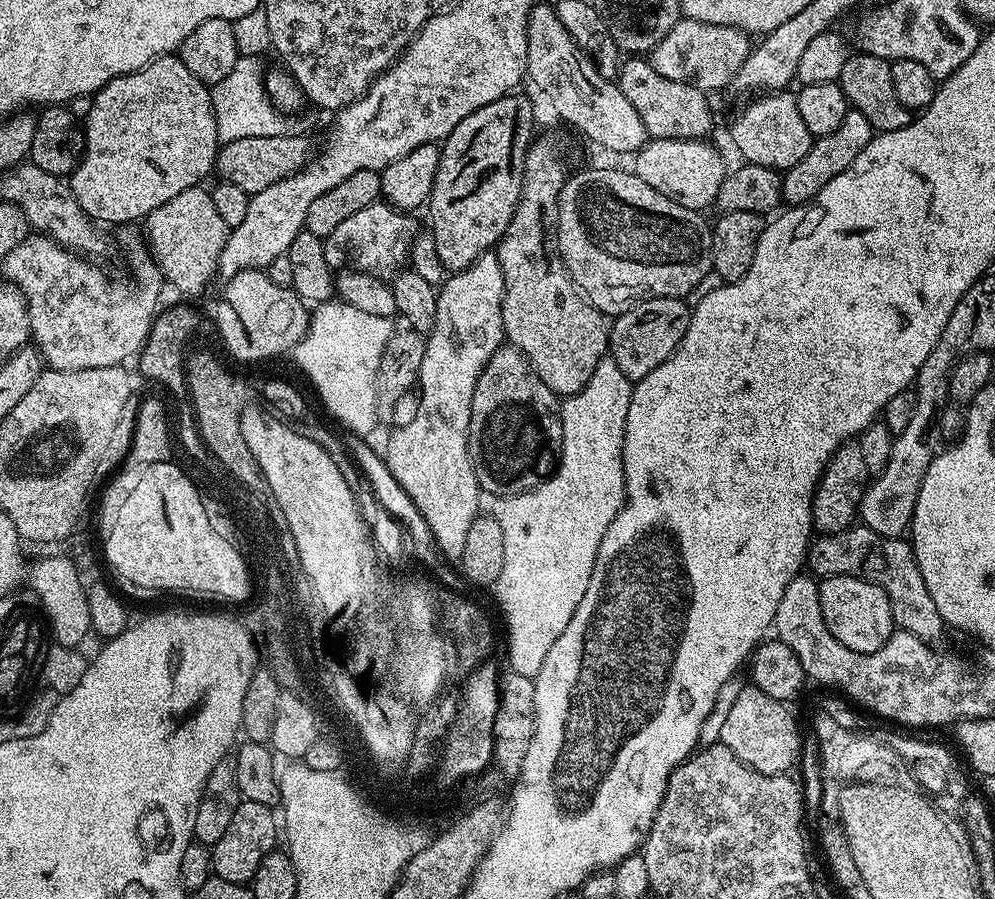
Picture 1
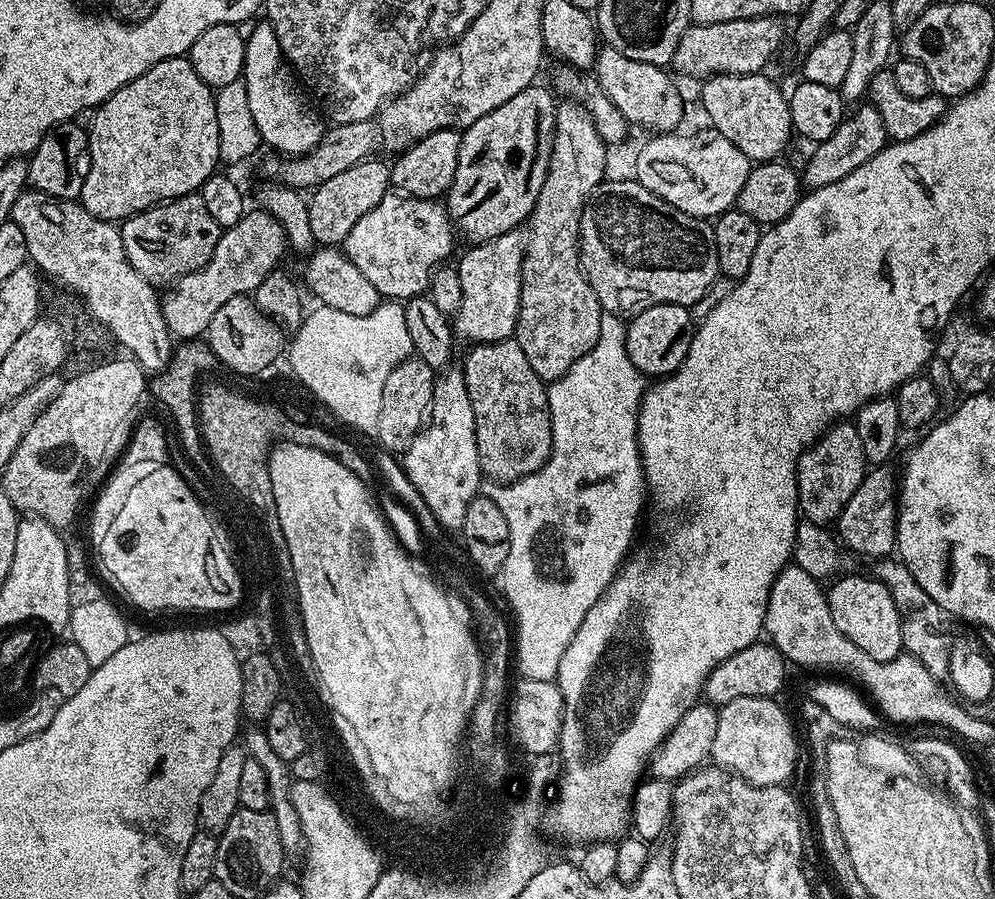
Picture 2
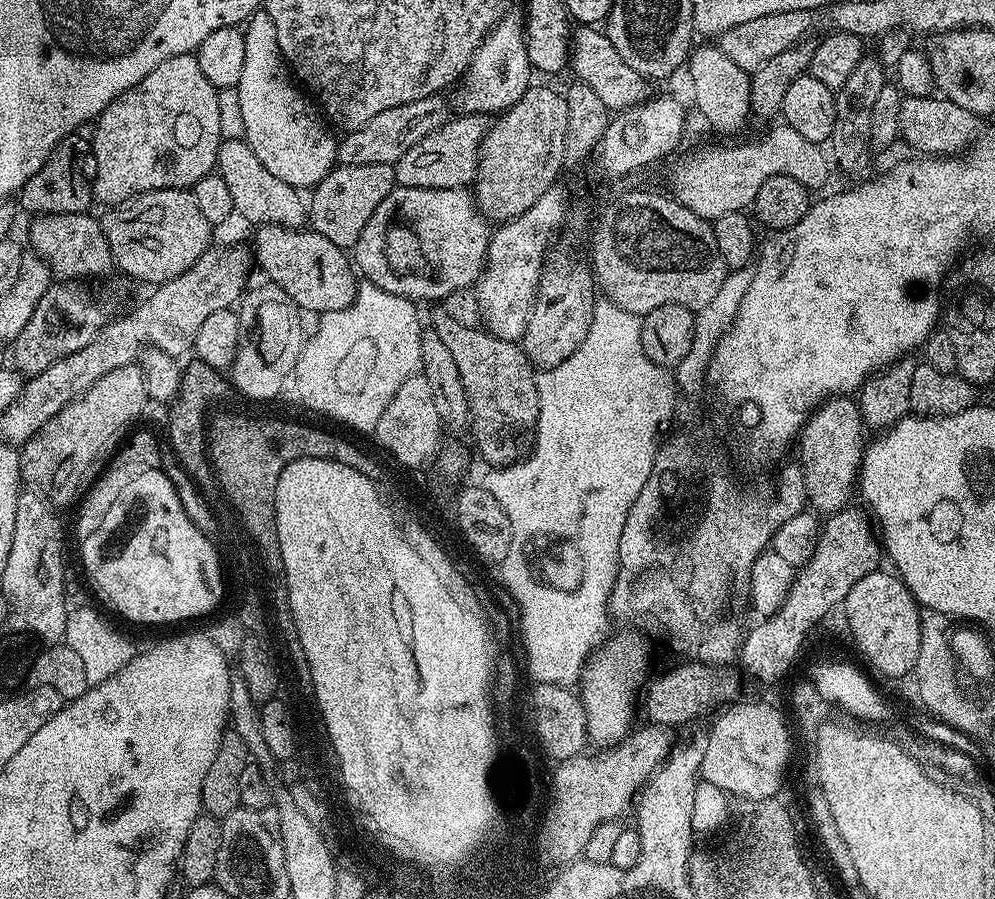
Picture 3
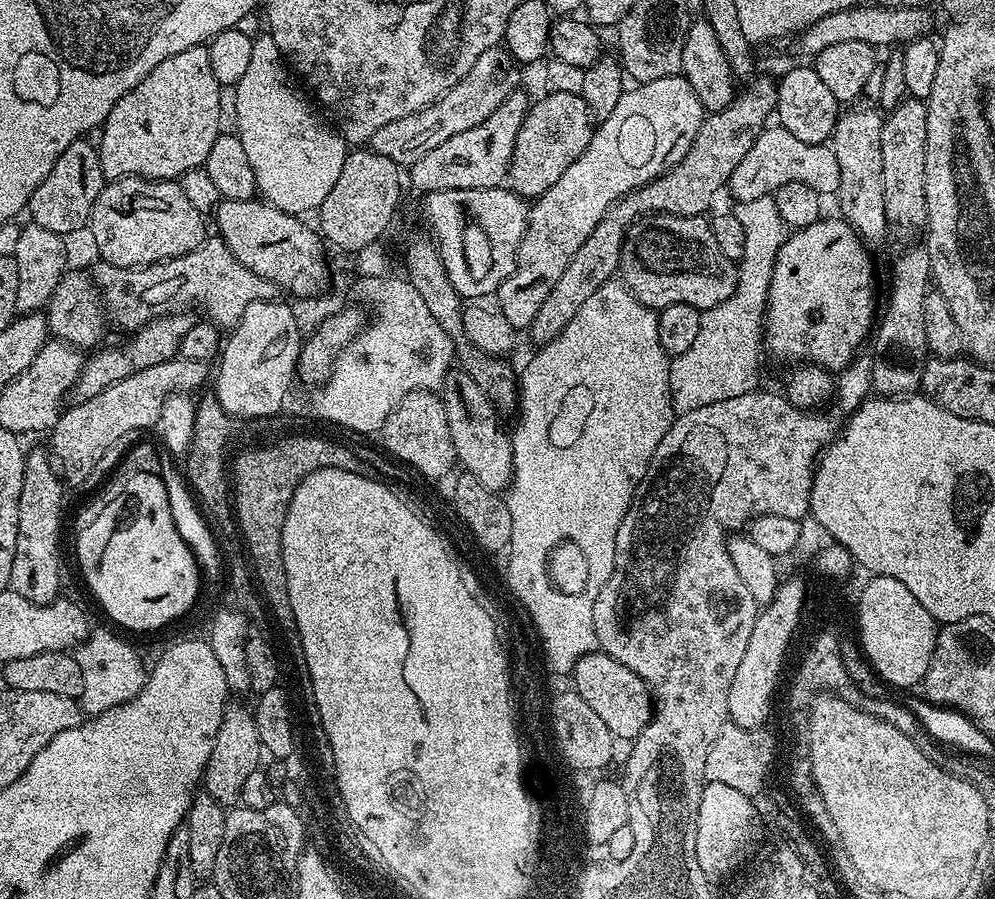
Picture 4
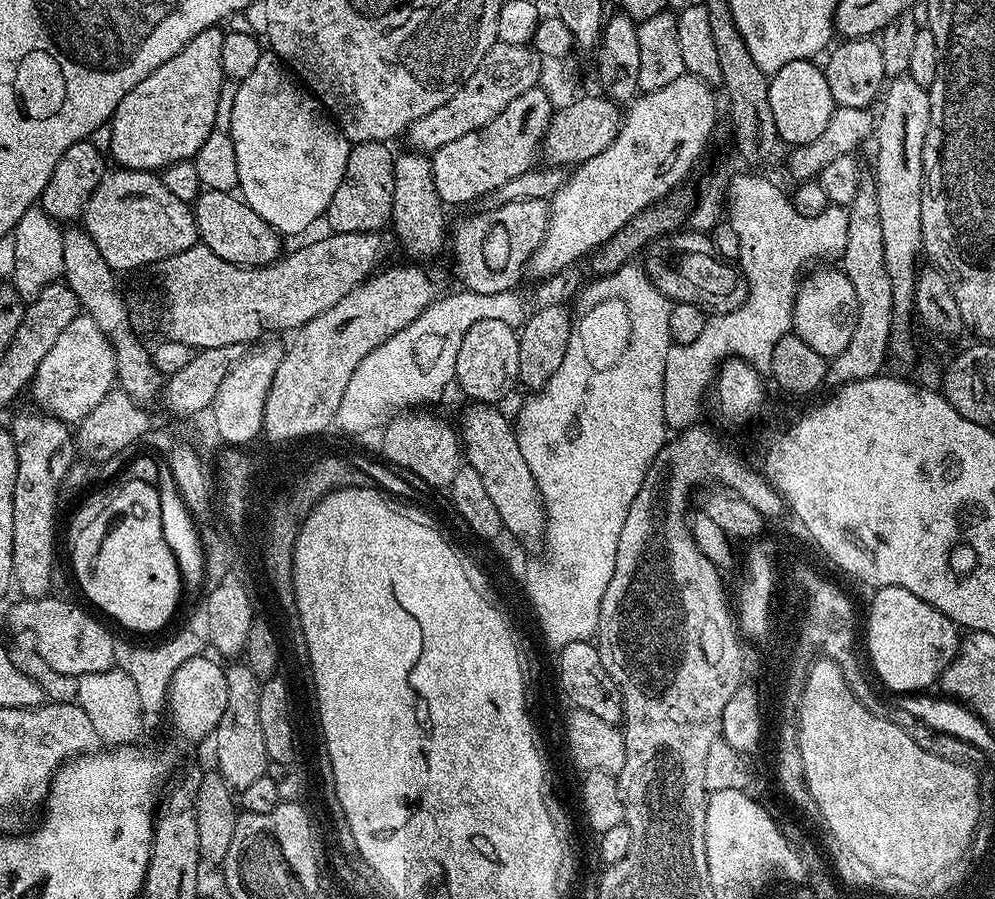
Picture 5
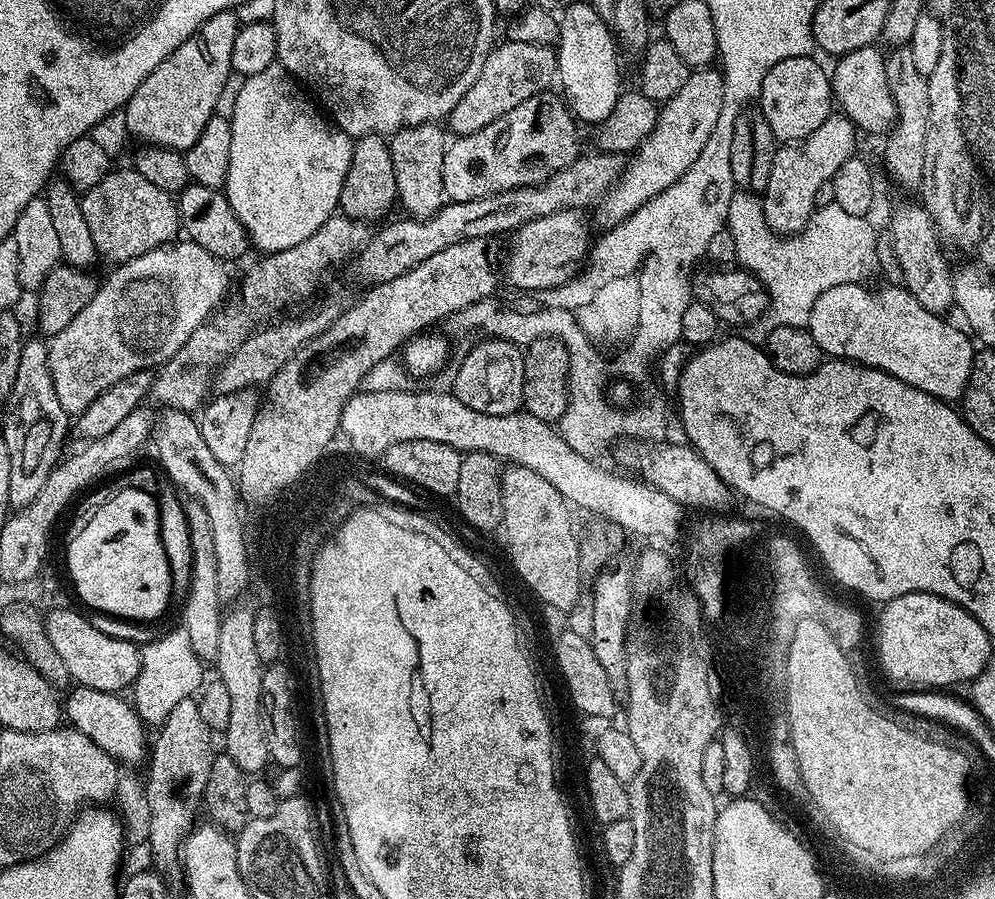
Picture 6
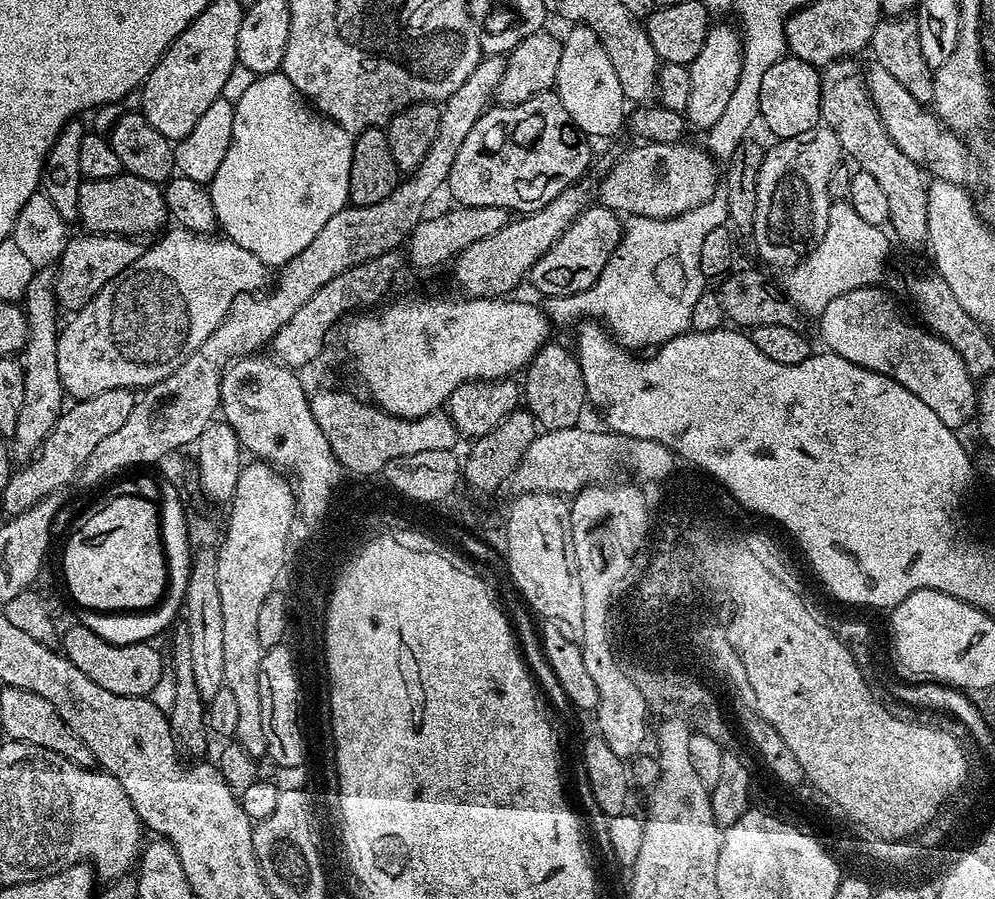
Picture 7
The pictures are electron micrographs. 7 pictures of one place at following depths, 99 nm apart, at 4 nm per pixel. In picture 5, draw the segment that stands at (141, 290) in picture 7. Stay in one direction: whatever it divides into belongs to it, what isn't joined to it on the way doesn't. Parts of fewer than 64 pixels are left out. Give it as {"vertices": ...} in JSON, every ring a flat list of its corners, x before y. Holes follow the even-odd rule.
{"vertices":[[81,314,72,319,70,326,66,326,62,334,58,334,58,342,54,342,54,347,46,353,46,358,42,358,42,366,38,366,32,379,30,393,36,399,35,407,39,411,72,426,86,418,86,414,90,414,90,410,94,410,94,406,98,406,102,398,106,398,106,394,113,391,116,383,116,352,112,349,111,342,105,338,102,330,98,330,94,318]]}

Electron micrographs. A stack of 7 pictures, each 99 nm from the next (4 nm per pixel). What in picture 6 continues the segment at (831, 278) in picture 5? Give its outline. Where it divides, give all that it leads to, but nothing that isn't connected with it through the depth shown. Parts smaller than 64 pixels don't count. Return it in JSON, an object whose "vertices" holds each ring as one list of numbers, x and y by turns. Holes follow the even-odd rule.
{"vertices":[[863,283,843,284,834,286,822,294,818,294,818,302,814,302,814,310,810,310,808,319,808,333,818,342,821,353,828,358,851,358,856,362,863,362,874,368,891,369,892,355,896,348,892,340,900,336,900,327,904,319,912,312,912,376,910,383,918,390,930,394,934,398,945,402,956,402,963,397,964,388,972,373,972,357,974,355,973,341,967,331,959,332,952,324,947,324,943,315,936,315,918,304,914,294,903,286,897,288,880,288,871,292,864,288]]}

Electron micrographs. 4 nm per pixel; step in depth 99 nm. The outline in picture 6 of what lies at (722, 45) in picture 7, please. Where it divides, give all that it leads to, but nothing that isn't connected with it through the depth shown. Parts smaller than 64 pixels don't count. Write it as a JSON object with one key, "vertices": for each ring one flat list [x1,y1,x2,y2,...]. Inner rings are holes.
{"vertices":[[705,66,690,72,686,86,682,86,682,89,674,94,674,98,661,105,655,130,633,153,634,160,629,159,625,163,619,179,597,203,596,220,602,226,601,229,610,229,618,222,624,221,638,206,644,205,662,190,670,188,686,170,690,170,690,166,694,166,694,158,702,154,702,146,706,146,710,130,714,130,714,125,722,117,723,93,724,78,715,67]]}

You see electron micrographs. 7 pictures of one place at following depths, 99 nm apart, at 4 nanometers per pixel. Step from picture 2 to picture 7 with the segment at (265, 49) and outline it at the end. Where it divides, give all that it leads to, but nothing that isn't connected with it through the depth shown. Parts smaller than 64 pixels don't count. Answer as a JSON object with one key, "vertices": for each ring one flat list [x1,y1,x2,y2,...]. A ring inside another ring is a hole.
{"vertices":[[283,71,256,77,254,82,250,82,246,94,242,94,242,98,238,98,233,112,233,138,229,144,229,149,226,150,222,164,218,167,218,172,214,174,210,183,214,214,219,231,227,239,232,240,238,246,242,246,242,250,253,252,259,260,268,262,271,262,271,260,277,260,277,262,292,260,301,247,308,244,314,238,314,234,318,234,318,230,322,230,322,226,326,226,326,222,330,218,334,218,334,214,338,214,338,210,349,207,348,191,350,190,353,133,348,132,342,126,338,126,329,116,325,116,323,112,313,107,305,97,300,95,300,92,294,86,294,82,290,82,290,78,284,76]]}

